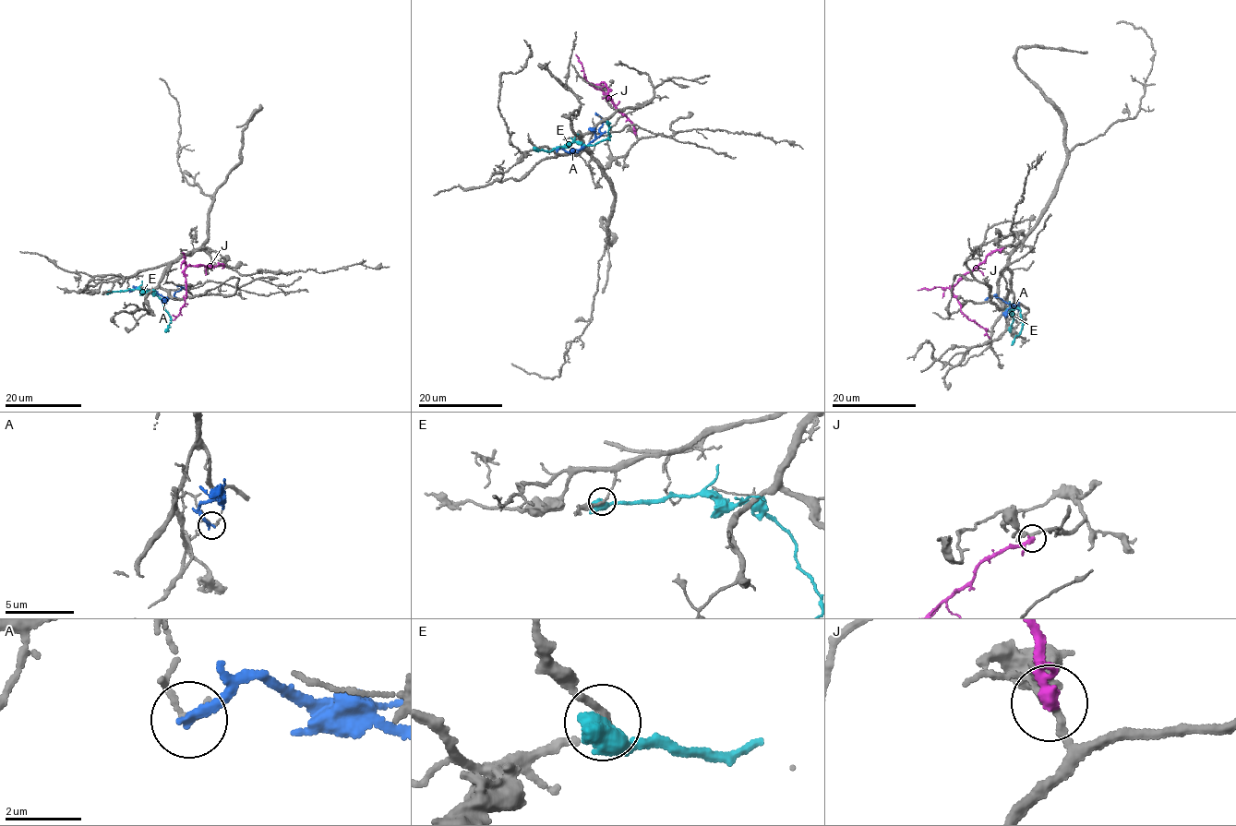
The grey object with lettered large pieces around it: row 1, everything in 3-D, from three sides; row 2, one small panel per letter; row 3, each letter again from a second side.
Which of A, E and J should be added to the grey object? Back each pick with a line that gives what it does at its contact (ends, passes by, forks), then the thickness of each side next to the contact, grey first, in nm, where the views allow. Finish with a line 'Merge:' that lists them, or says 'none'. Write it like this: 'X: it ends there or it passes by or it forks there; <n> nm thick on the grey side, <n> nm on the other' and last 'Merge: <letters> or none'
Merge: none

